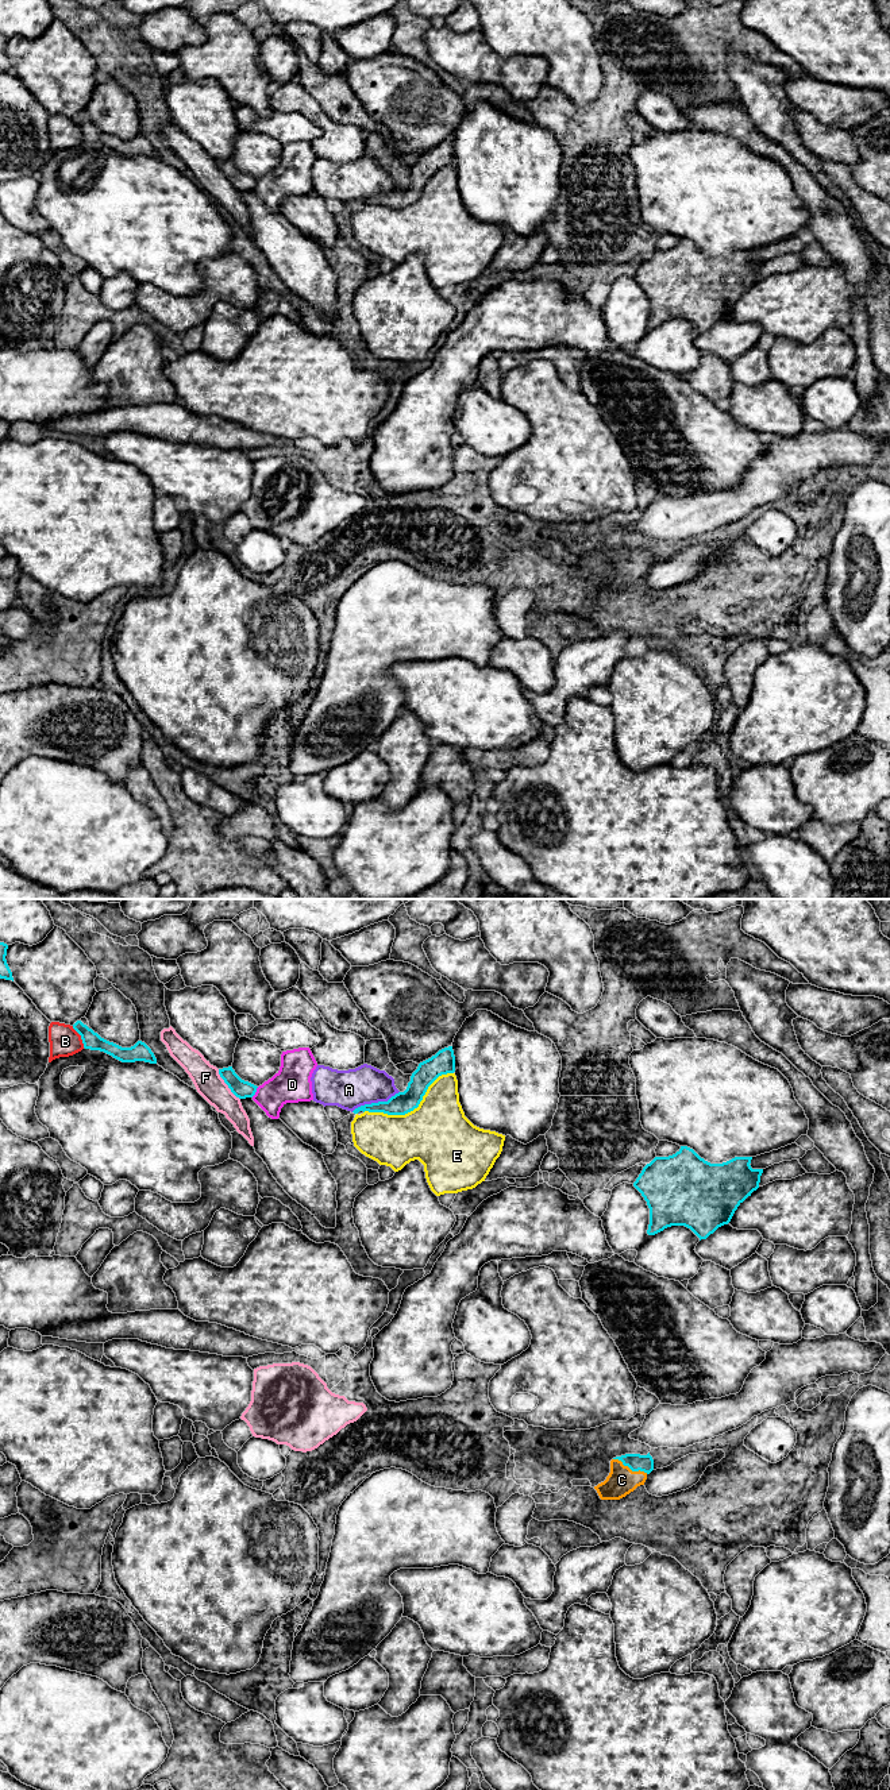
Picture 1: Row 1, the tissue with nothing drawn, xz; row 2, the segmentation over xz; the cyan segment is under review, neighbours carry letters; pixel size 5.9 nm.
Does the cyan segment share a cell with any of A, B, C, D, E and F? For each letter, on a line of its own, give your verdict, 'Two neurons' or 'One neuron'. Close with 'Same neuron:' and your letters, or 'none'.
A: Two neurons
B: Two neurons
C: One neuron
D: Two neurons
E: Two neurons
F: Two neurons
Same neuron: C

